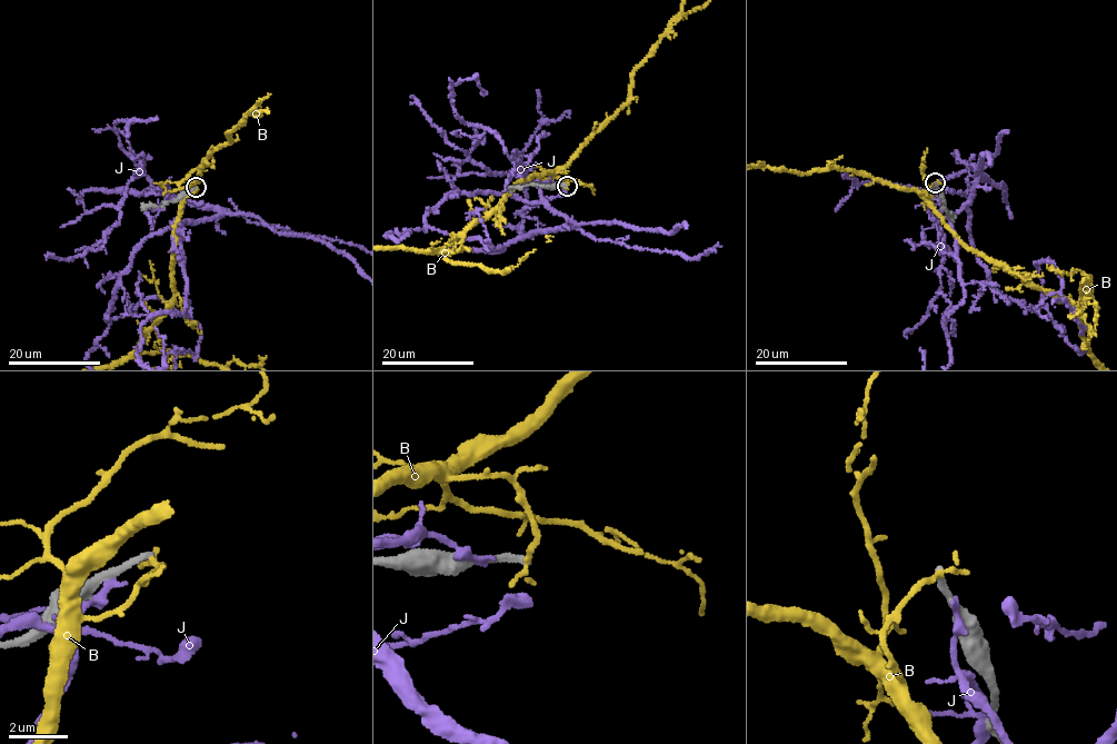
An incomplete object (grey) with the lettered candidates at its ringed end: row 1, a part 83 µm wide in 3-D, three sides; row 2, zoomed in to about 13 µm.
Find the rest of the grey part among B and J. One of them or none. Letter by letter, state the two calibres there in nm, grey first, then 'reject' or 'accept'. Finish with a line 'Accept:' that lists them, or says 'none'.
B: 240/240 nm | reject
J: 320/340 nm | reject
Accept: none

